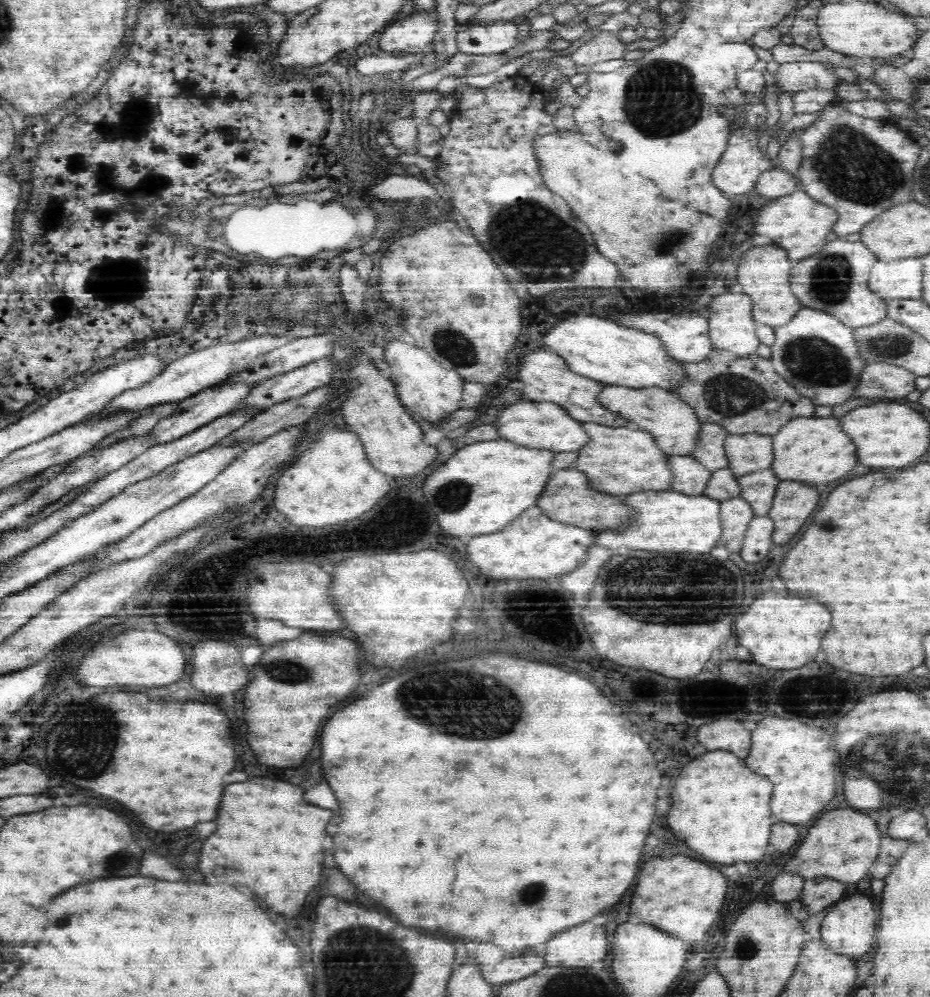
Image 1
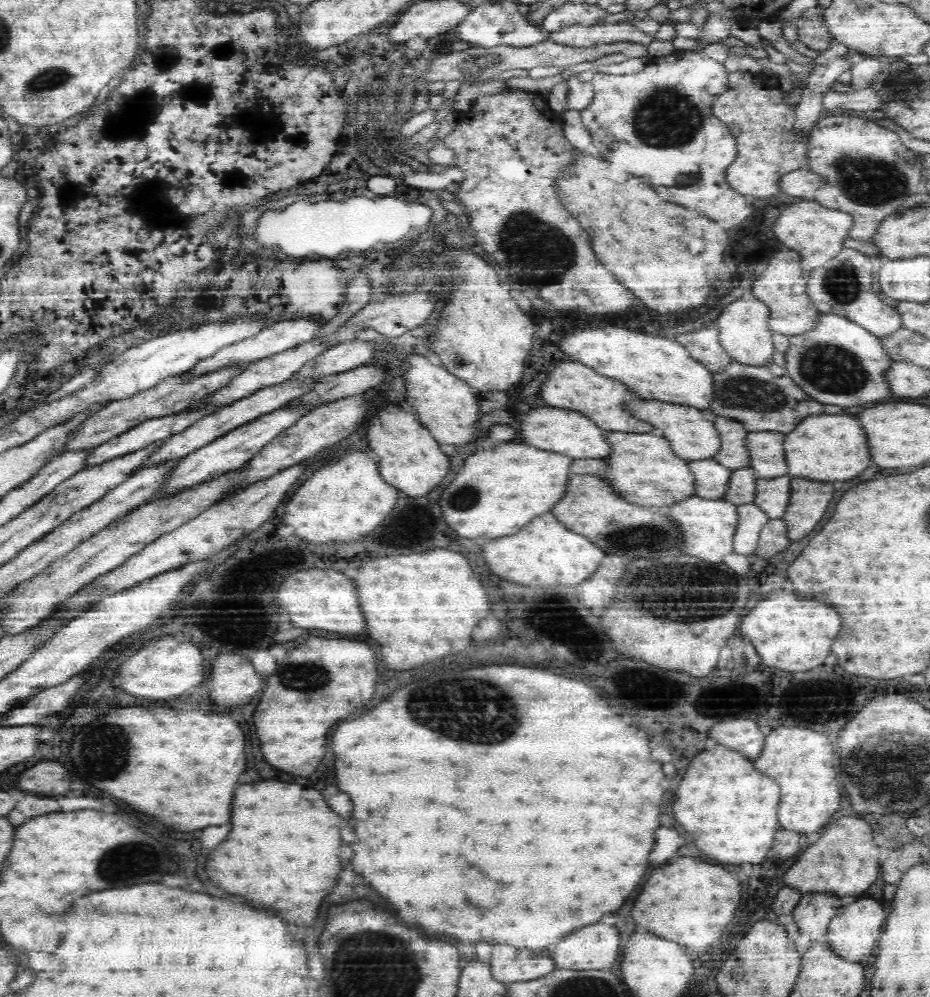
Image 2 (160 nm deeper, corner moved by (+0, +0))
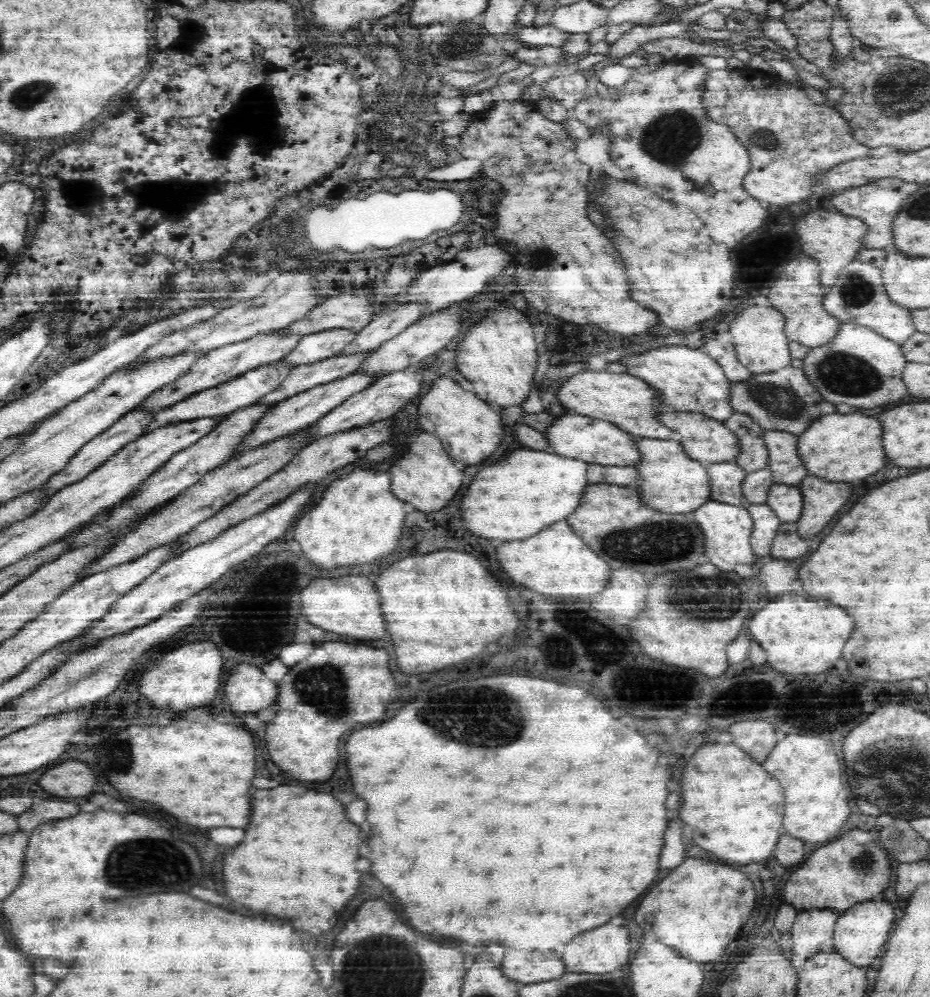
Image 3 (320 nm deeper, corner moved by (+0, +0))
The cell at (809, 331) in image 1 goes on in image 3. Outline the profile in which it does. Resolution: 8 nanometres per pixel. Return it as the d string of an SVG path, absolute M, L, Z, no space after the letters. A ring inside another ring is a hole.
M842 323L840 331L832 338L832 342L824 344L824 346L809 346L810 354L803 359L804 377L808 377L808 381L812 383L812 389L816 389L816 393L820 393L820 397L825 401L834 404L849 404L850 406L858 406L858 408L876 408L882 404L890 404L896 400L902 400L908 396L908 389L902 381L902 370L907 366L904 353L900 349L900 345L867 327L856 323Z

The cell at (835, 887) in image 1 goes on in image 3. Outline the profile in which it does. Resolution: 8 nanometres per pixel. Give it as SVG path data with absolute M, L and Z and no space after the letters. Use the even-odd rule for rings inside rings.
M815 909L806 913L798 913L791 928L792 964L800 968L808 956L816 954L824 944L824 940L832 938L834 926L839 915L830 909Z

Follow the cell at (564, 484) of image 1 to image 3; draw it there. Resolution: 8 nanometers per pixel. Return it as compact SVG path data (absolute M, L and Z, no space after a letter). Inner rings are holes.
M588 482L578 503L580 506L576 506L576 510L572 510L572 514L564 519L610 568L662 564L668 570L690 572L707 560L704 533L700 533L700 525L692 521L692 512L670 514L648 508L634 488L607 482Z

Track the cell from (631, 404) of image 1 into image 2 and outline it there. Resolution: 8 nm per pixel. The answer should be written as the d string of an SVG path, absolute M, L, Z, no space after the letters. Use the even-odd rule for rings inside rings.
M630 396L620 405L632 417L652 426L659 436L668 441L672 452L682 460L710 459L710 456L720 446L720 437L718 437L716 429L714 429L712 418L709 418L708 415L693 406L678 402L666 402L659 398L646 399L638 396Z

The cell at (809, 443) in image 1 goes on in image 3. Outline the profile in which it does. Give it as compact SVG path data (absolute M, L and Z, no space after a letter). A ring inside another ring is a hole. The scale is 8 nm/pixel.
M824 414L796 438L796 453L810 475L830 482L852 482L876 474L886 466L880 446L880 422L864 414Z

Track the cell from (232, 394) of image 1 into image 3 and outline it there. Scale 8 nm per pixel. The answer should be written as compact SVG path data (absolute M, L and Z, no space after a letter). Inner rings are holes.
M332 328L322 332L310 333L301 336L298 346L285 356L284 359L276 362L287 362L295 366L314 364L322 362L340 350L344 350L350 342L354 342L356 332L346 328Z

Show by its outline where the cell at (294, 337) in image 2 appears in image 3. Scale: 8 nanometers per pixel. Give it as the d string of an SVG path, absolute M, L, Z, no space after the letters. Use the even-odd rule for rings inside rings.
M355 290L328 298L324 304L314 308L312 313L304 316L302 320L290 324L279 333L305 334L322 332L332 328L346 328L356 332L362 332L371 322L372 316L377 314L375 302L367 296L364 290Z

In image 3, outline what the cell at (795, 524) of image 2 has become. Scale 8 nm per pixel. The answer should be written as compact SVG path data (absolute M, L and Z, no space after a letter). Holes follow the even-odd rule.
M814 475L806 476L798 487L804 506L794 523L798 535L805 539L816 536L852 496L850 484L830 482Z

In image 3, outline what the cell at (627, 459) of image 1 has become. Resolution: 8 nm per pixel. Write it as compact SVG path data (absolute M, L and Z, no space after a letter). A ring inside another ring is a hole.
M632 438L632 441L636 441L636 449L640 451L640 462L634 464L638 469L638 480L632 488L640 493L642 503L648 508L682 514L696 510L698 504L710 499L705 464L688 457L678 440Z

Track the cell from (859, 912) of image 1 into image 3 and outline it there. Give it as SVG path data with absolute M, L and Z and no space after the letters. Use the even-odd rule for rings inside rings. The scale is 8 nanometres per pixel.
M879 897L858 902L851 910L845 911L839 916L833 932L834 950L854 966L868 966L876 960L876 956L884 954L884 950L882 950L886 946L884 940L890 938L894 924L896 924L896 916L889 901Z

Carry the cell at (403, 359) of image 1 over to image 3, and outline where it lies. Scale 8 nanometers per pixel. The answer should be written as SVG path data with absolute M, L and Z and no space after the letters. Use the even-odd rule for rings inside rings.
M449 376L438 378L430 392L420 402L418 422L421 429L441 440L444 451L453 458L456 464L478 466L484 464L496 448L502 444L504 434L508 435L507 427L502 423L500 413L490 404L484 404L478 395L465 384L458 386Z

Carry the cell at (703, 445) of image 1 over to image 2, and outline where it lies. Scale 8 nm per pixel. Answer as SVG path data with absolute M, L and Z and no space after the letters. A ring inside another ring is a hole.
M712 417L712 424L720 437L720 446L710 458L731 471L746 467L748 453L742 444L747 432L742 425L724 417Z

